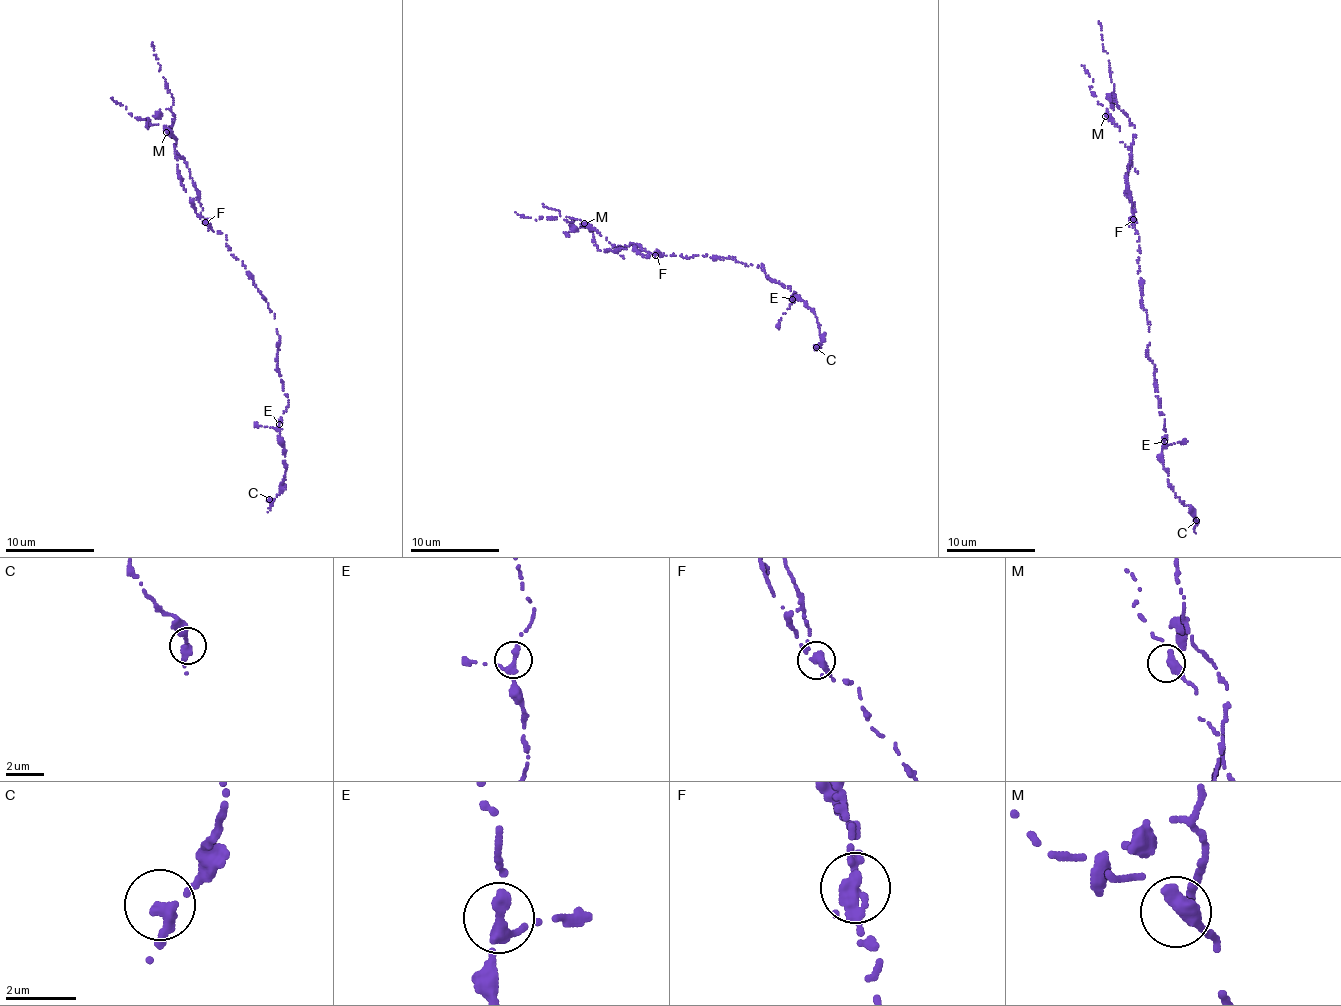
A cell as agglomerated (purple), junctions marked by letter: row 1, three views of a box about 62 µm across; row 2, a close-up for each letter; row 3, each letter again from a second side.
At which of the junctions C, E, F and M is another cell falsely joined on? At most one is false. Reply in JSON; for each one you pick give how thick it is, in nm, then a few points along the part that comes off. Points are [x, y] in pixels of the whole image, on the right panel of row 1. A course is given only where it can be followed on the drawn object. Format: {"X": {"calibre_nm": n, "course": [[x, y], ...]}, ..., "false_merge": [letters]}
{"F": {"calibre_nm": 280, "course": [[1133, 219], [1126, 178], [1134, 125], [1113, 97], [1114, 84], [1098, 21]]}, "false_merge": ["F"]}

